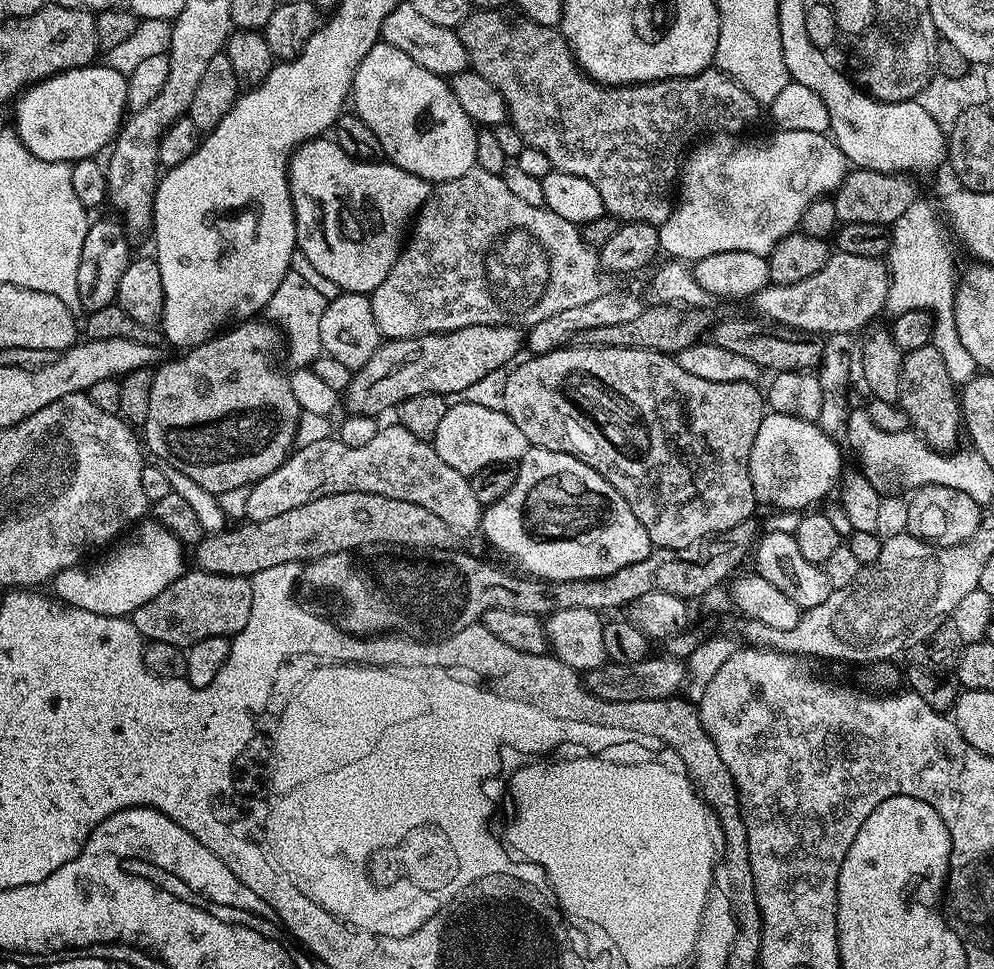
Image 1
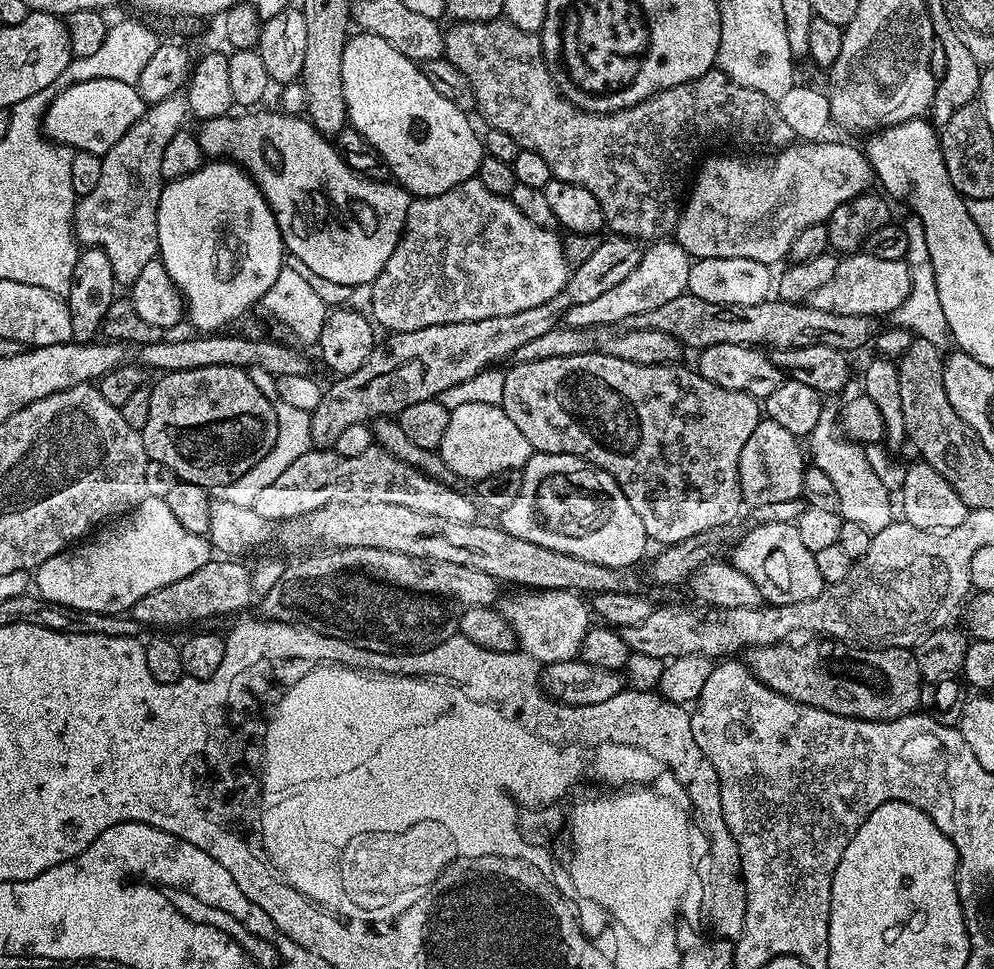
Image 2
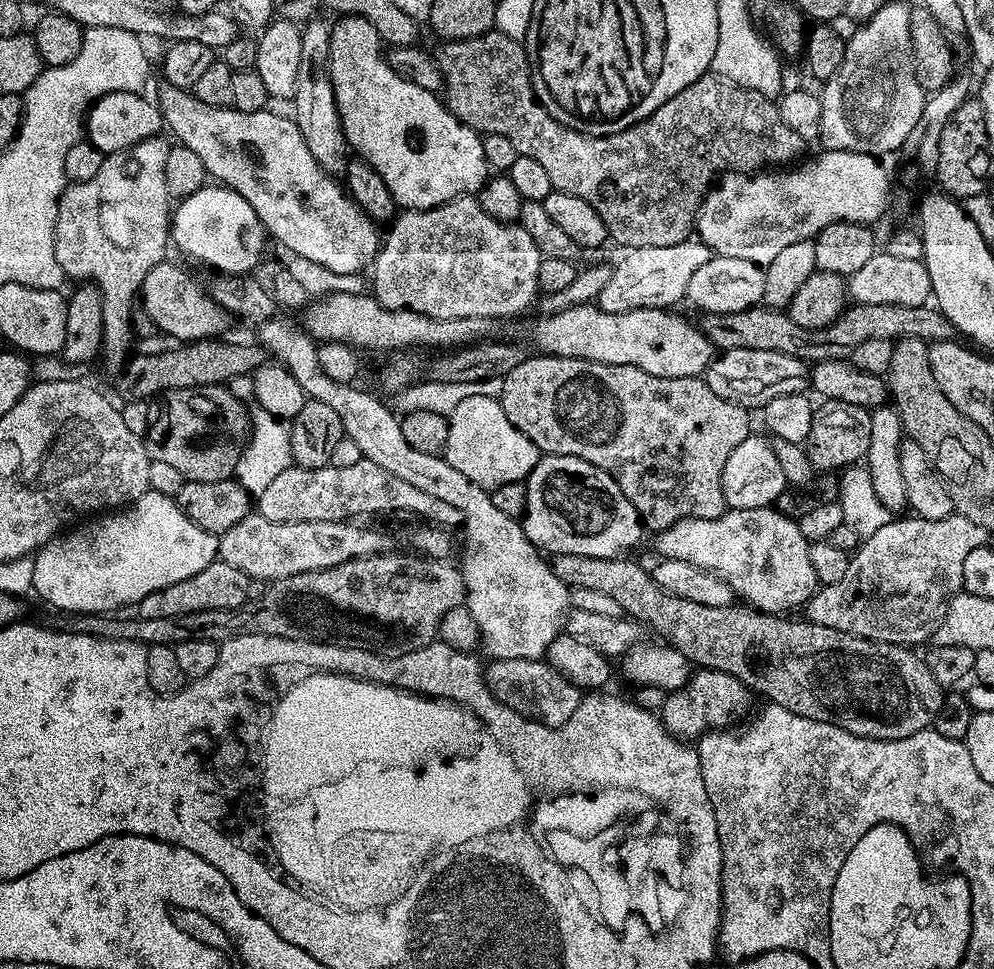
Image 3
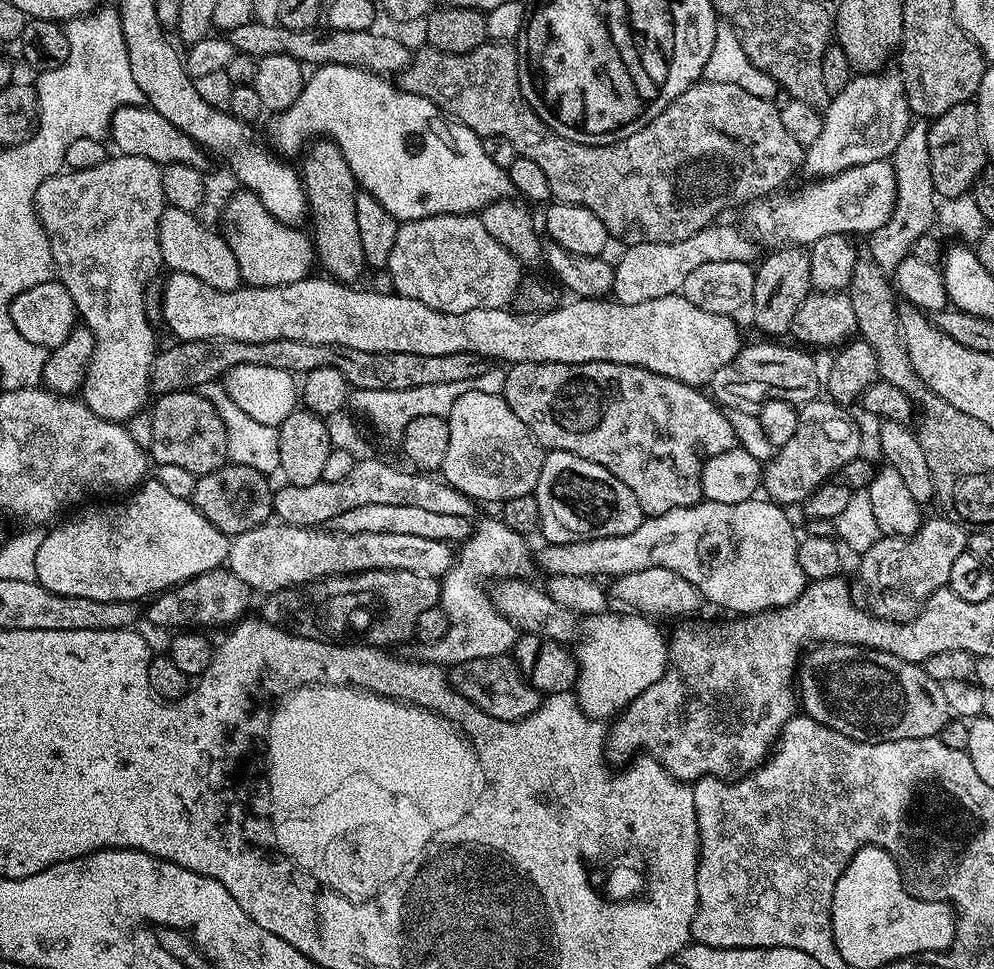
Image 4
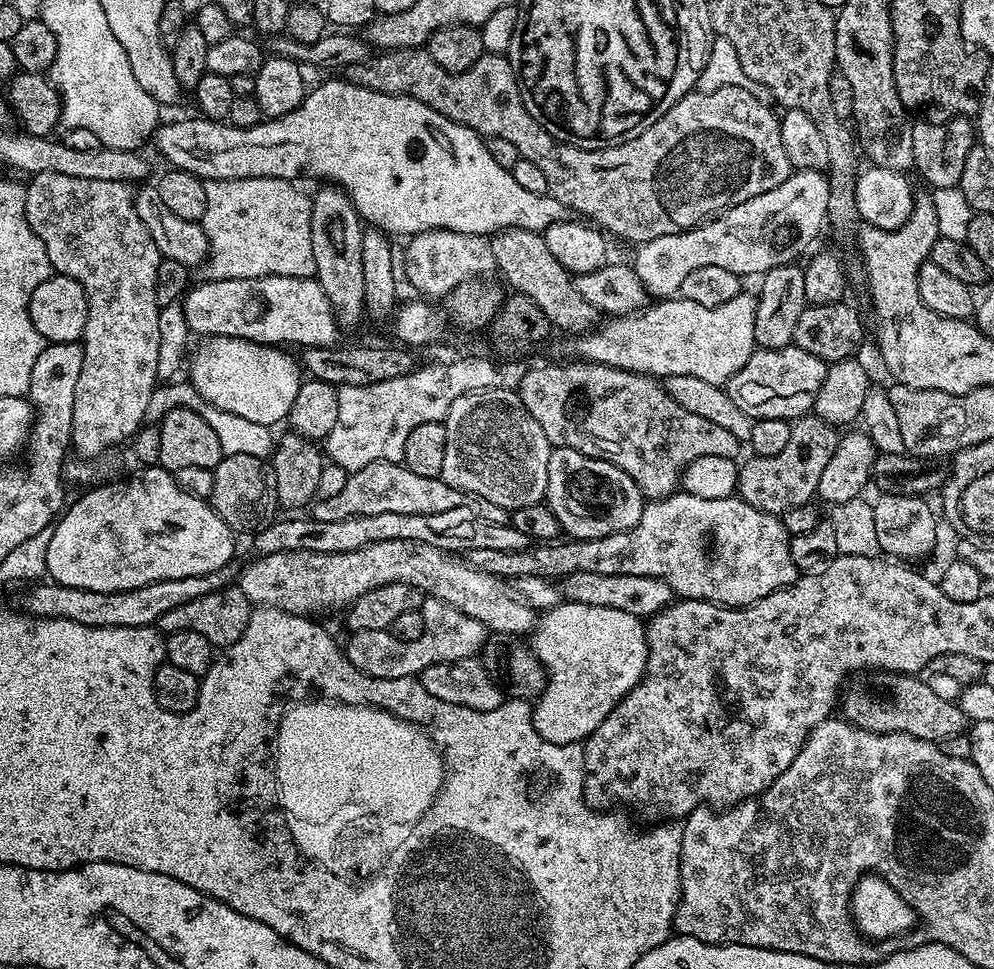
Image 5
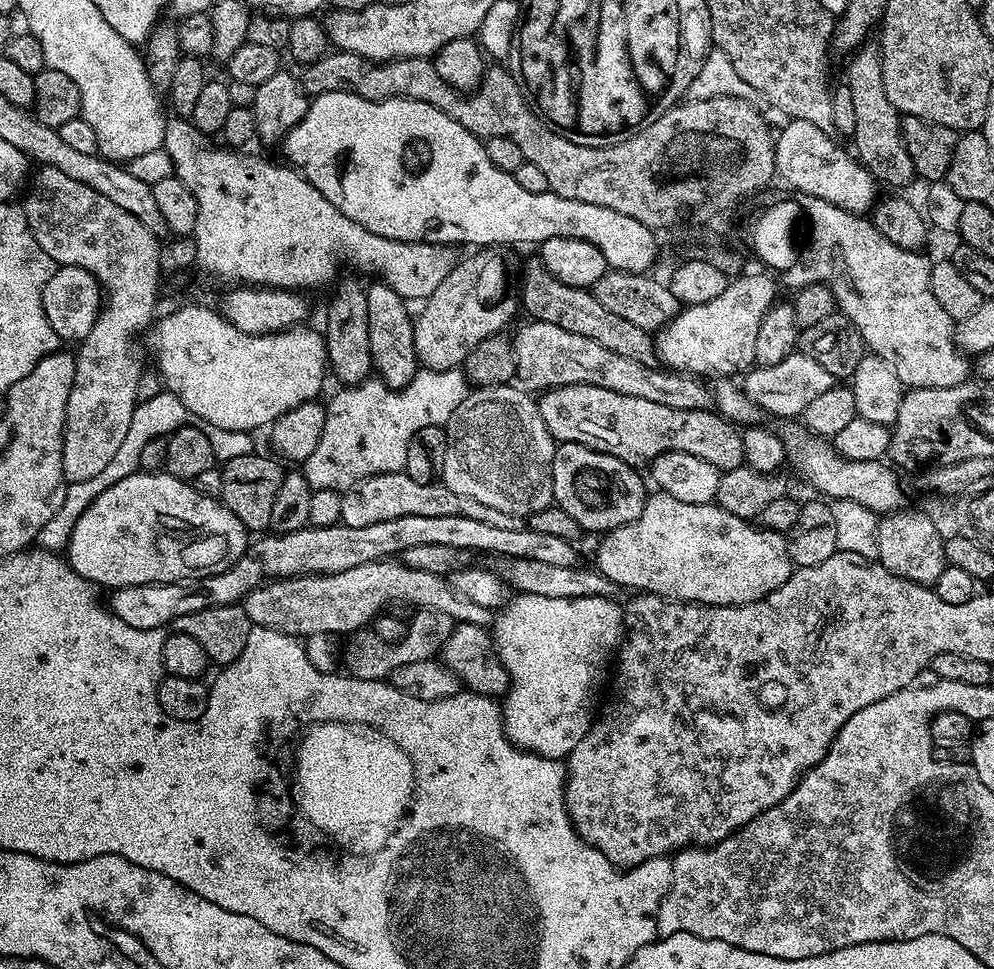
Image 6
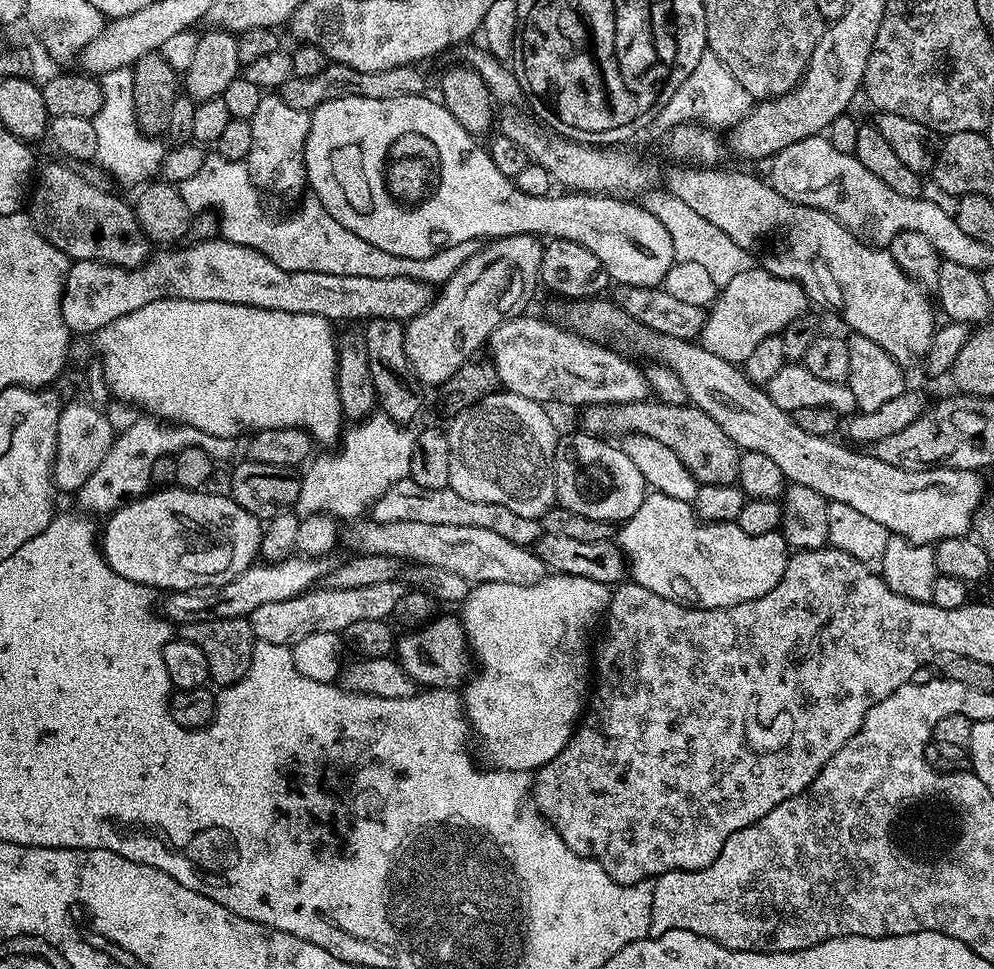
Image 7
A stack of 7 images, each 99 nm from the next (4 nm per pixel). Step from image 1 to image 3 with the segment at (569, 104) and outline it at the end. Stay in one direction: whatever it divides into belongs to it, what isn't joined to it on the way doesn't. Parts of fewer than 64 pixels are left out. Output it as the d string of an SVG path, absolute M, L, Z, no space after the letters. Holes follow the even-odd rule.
M493 30L482 34L478 38L446 40L439 46L441 48L438 50L435 49L434 55L436 64L444 76L446 93L448 92L448 96L446 95L448 109L451 110L463 124L470 126L474 131L481 134L487 134L489 132L493 132L494 134L506 134L506 138L510 138L510 142L514 142L514 150L518 150L520 156L538 158L540 165L546 169L546 174L550 174L550 182L552 183L553 189L557 192L575 194L578 198L585 200L585 202L590 202L590 206L594 206L594 210L598 210L602 222L606 222L609 237L611 237L613 241L617 240L618 243L624 244L623 247L625 249L641 248L642 246L674 246L678 242L689 239L696 222L696 213L700 208L700 204L703 202L704 196L707 195L709 189L712 188L717 177L728 171L756 174L761 170L767 169L764 168L767 164L776 164L772 166L788 166L797 159L795 156L798 155L803 148L806 148L806 141L798 134L794 134L794 130L790 130L790 126L786 126L786 122L782 122L780 109L773 101L767 100L766 97L757 92L747 92L742 86L738 86L729 80L723 80L721 76L715 74L705 74L699 77L698 82L694 82L690 86L686 86L686 90L674 94L674 98L670 98L670 102L658 106L658 110L654 110L654 114L650 118L646 118L642 122L638 122L618 134L610 134L609 136L588 136L585 132L570 130L566 126L562 126L554 118L550 118L550 114L540 105L532 89L532 71L528 65L528 49L521 41L508 38L506 34Z

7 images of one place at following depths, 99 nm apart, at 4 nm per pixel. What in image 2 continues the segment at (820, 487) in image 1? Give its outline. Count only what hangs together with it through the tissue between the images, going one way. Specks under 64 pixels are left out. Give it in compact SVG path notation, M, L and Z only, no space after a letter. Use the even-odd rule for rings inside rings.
M762 418L758 426L754 426L754 434L750 434L746 446L742 446L742 458L738 458L740 495L747 503L749 500L749 505L801 499L806 452L802 444L800 449L800 444L798 437L773 420Z

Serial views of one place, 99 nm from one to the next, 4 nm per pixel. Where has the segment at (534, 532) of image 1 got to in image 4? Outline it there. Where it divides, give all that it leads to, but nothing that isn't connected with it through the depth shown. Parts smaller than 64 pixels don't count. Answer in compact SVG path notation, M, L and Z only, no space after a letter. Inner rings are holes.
M549 451L545 455L542 474L538 474L538 486L534 495L540 515L538 532L539 535L544 535L543 539L549 544L582 542L594 538L614 538L622 534L630 534L630 530L638 530L638 526L646 519L638 498L630 494L630 486L618 482L618 478L614 478L610 470L594 462L586 462L586 458L578 458L569 452Z

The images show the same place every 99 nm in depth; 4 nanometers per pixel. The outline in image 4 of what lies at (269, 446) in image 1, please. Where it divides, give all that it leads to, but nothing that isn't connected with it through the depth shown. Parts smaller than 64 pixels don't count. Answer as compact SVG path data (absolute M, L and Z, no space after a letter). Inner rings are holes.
M199 391L170 392L157 395L155 400L150 408L153 420L150 456L156 464L182 466L199 478L229 463L226 426L222 418L218 418L214 405L206 402L206 398L202 398Z

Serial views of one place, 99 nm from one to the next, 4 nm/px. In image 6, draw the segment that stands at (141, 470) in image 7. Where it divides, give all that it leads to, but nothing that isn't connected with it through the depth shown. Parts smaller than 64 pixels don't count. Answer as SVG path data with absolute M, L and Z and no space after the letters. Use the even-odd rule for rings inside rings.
M162 390L147 402L137 404L134 415L130 418L129 429L126 430L126 435L121 445L118 446L117 453L113 455L112 461L109 461L109 465L101 473L94 474L93 478L88 478L85 482L68 484L66 492L68 504L84 504L85 508L88 509L94 502L94 498L98 498L98 495L102 494L104 490L108 490L110 486L114 486L115 482L120 482L129 477L130 474L139 471L140 454L150 440L170 436L177 429L189 423L191 418L192 415L185 404L167 390Z

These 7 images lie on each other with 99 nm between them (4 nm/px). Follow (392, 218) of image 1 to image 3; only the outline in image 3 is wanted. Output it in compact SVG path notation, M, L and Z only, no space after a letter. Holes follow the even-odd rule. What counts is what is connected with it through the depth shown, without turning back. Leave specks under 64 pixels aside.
M164 84L161 89L158 107L167 131L172 131L179 143L198 154L213 181L242 194L242 198L254 206L254 214L258 214L271 239L273 236L286 251L336 276L352 276L371 265L382 243L382 232L376 229L377 221L348 195L345 185L333 173L326 172L314 154L310 154L302 139L302 130L298 130L291 115L279 116L271 110L243 113L234 107L206 106L206 102L191 90L169 84Z

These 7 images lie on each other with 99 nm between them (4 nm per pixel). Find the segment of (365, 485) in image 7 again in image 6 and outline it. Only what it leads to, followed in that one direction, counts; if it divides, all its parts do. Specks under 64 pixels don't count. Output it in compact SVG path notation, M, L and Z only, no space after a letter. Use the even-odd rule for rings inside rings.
M421 367L414 374L414 378L410 378L410 382L404 388L389 388L383 380L379 378L369 378L362 384L353 384L344 386L339 389L341 392L333 398L332 401L327 401L326 404L326 427L322 429L322 439L318 441L318 447L314 449L314 454L310 454L310 458L306 458L302 462L302 471L304 477L308 479L308 484L313 490L318 488L329 488L335 492L353 488L359 480L365 480L371 476L378 474L386 474L387 472L403 472L406 466L406 450L410 446L410 438L414 438L414 434L418 434L418 430L422 430L422 426L434 426L435 424L444 426L454 414L454 410L458 410L458 406L465 400L470 391L467 376L464 375L460 368L447 368L446 370L434 370L433 368Z

